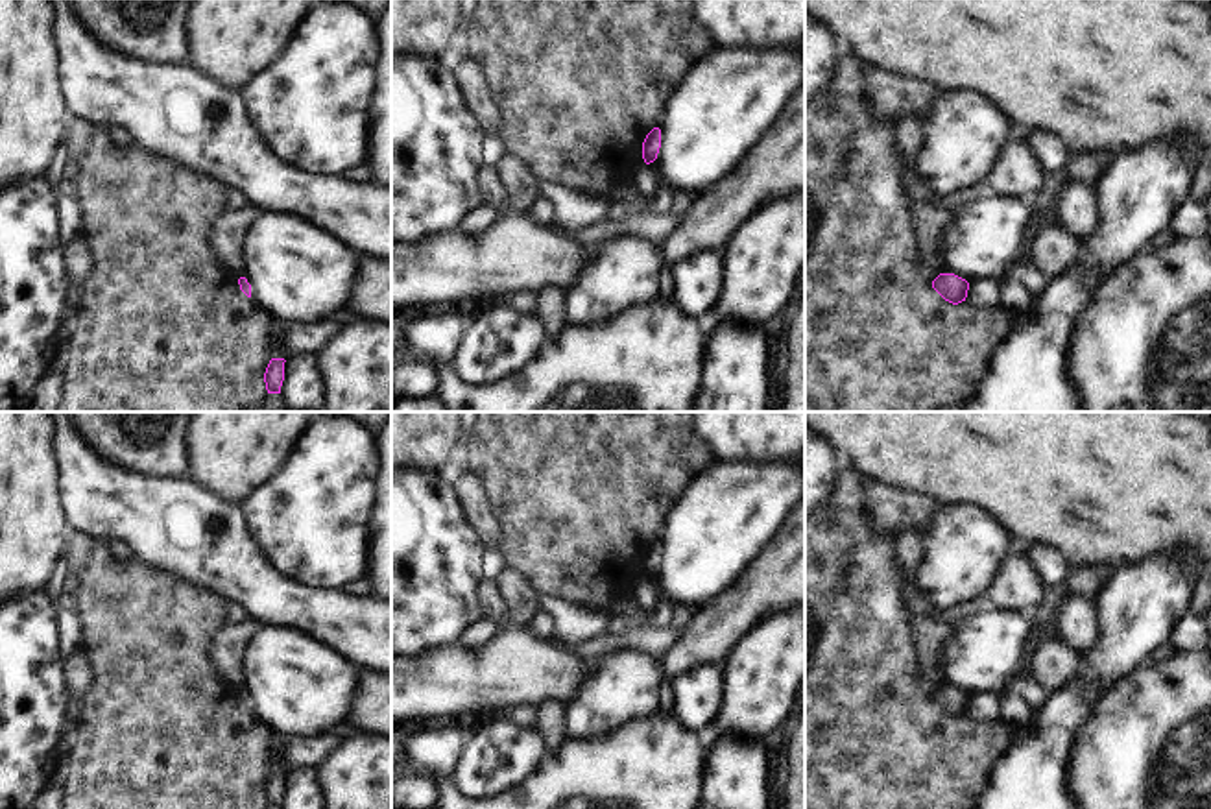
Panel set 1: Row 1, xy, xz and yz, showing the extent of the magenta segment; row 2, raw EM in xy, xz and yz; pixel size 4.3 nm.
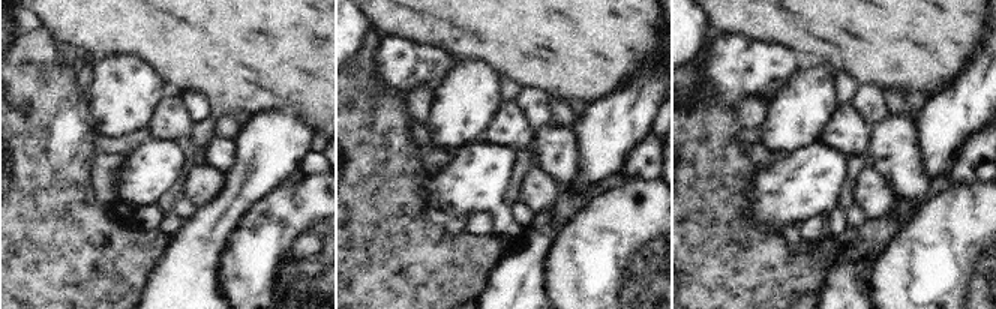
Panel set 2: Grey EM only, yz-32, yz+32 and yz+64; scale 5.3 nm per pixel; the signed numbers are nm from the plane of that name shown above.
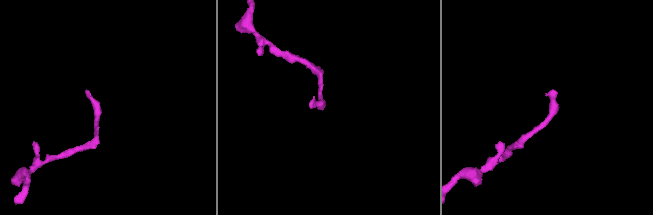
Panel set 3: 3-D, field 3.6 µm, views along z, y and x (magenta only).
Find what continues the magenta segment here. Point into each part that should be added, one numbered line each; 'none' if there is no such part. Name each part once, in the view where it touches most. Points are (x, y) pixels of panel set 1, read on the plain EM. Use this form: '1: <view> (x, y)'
none

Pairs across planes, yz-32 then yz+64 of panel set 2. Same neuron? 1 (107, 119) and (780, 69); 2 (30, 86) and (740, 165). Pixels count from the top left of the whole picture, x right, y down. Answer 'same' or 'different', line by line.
1: different
2: same

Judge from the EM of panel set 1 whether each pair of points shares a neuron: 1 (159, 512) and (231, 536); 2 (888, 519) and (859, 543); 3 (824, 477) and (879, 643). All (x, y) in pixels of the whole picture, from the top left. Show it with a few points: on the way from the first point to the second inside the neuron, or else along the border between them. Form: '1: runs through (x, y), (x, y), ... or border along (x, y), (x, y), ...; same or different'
1: runs through (178, 527), (213, 547); same
2: border along (866, 488), (866, 521), (896, 542); different
3: border along (840, 473), (835, 492), (824, 503); different

